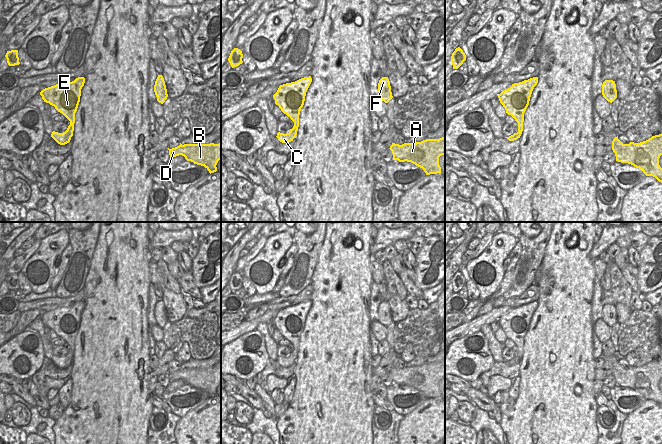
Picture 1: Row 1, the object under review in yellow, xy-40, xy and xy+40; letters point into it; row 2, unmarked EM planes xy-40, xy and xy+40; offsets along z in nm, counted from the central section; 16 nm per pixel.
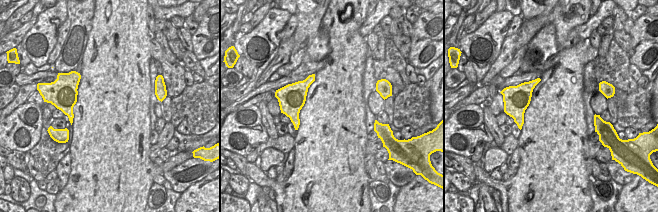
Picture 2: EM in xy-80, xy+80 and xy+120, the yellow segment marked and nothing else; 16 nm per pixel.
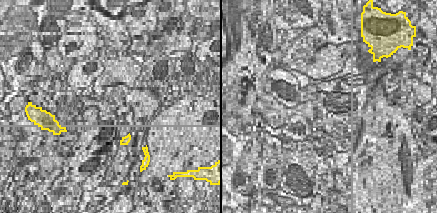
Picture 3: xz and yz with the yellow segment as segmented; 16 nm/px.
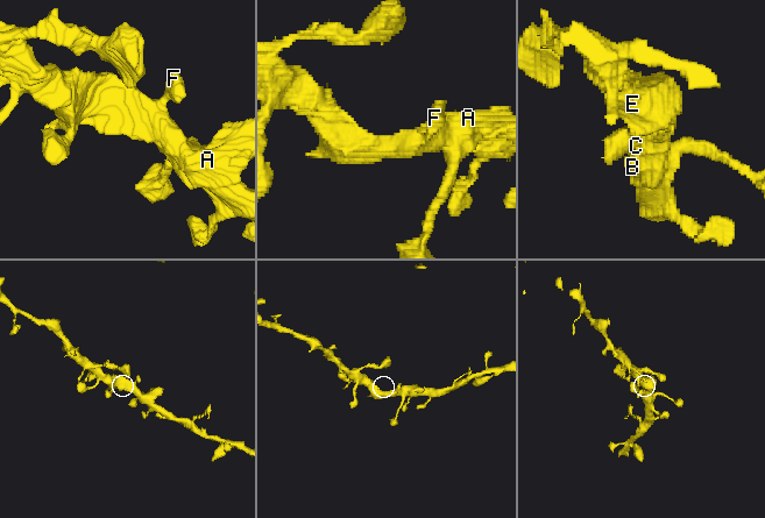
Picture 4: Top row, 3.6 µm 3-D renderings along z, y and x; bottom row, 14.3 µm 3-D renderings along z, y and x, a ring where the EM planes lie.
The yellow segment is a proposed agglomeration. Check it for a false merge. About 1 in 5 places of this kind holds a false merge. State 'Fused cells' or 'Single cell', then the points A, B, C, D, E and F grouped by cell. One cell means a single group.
Single cell. Groups: A B C D E F.

